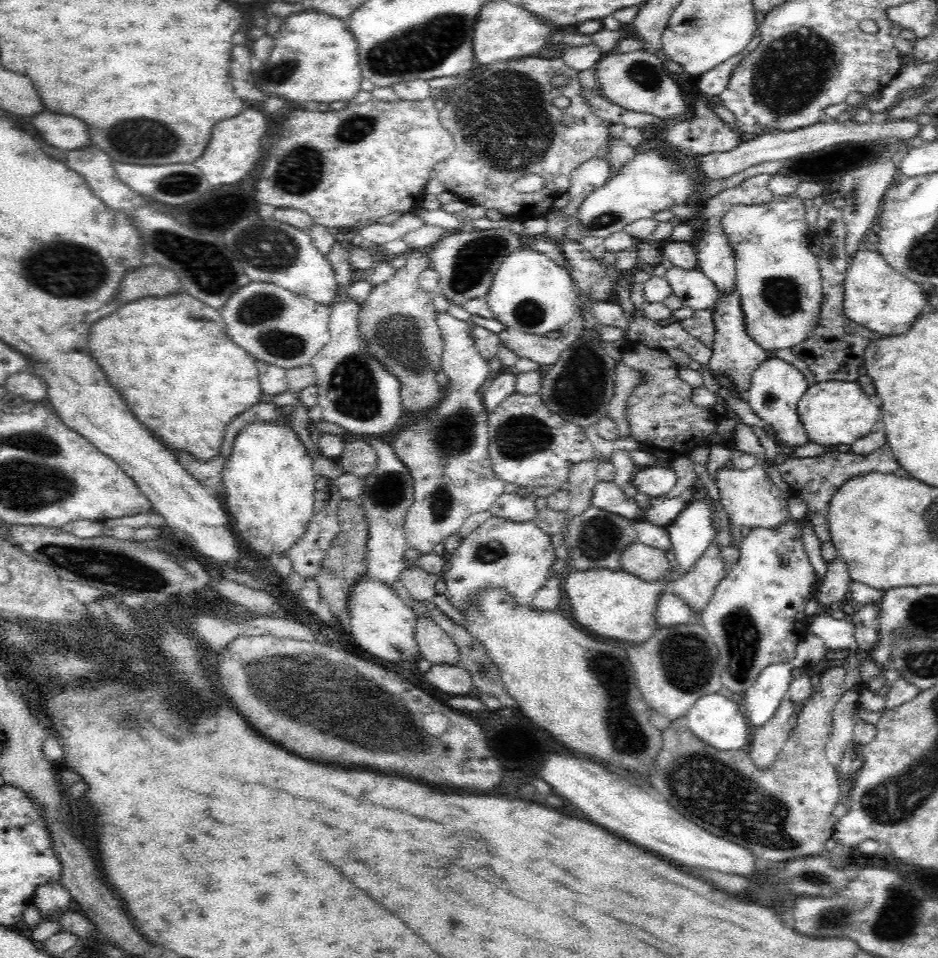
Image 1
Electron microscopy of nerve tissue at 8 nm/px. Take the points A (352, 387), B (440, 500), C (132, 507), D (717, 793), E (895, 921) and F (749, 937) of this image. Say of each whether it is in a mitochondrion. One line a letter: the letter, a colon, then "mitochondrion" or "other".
A: mitochondrion
B: mitochondrion
C: other
D: mitochondrion
E: mitochondrion
F: other

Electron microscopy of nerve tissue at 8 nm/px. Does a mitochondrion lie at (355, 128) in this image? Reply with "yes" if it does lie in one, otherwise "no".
yes

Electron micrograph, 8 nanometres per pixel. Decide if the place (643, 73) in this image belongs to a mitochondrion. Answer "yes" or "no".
yes

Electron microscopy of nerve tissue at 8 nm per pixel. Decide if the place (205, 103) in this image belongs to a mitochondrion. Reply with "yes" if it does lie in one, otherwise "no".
no

